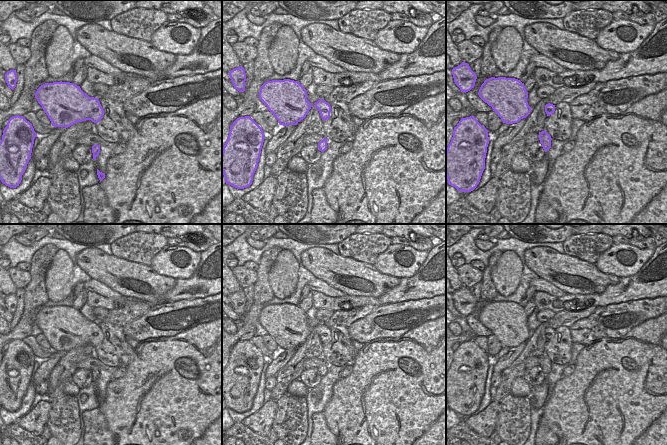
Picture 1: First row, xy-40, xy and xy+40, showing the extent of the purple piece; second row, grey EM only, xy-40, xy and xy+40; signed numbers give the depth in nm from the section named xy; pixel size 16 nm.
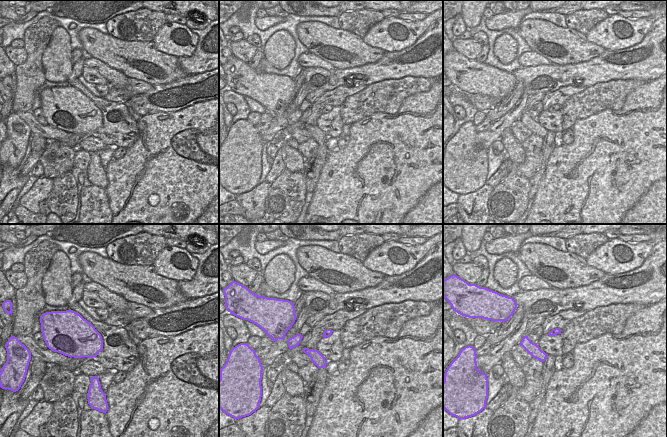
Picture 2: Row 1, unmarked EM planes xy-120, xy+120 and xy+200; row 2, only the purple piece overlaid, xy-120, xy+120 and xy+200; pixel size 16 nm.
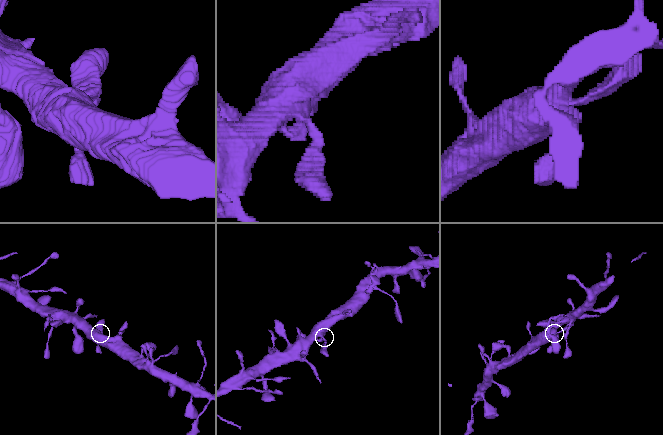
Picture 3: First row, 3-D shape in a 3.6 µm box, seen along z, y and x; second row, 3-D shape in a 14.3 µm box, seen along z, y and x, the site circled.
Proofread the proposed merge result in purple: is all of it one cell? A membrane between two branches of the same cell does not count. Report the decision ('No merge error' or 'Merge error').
No merge error.

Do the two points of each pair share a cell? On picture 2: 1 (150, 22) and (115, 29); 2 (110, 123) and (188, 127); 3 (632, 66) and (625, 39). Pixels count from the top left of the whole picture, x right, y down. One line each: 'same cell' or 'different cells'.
1: same cell
2: different cells
3: different cells

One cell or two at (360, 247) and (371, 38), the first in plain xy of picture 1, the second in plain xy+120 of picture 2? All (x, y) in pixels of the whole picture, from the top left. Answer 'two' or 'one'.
two

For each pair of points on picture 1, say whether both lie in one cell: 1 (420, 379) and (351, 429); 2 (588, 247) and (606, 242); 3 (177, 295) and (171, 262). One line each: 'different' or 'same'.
1: same
2: same
3: different

